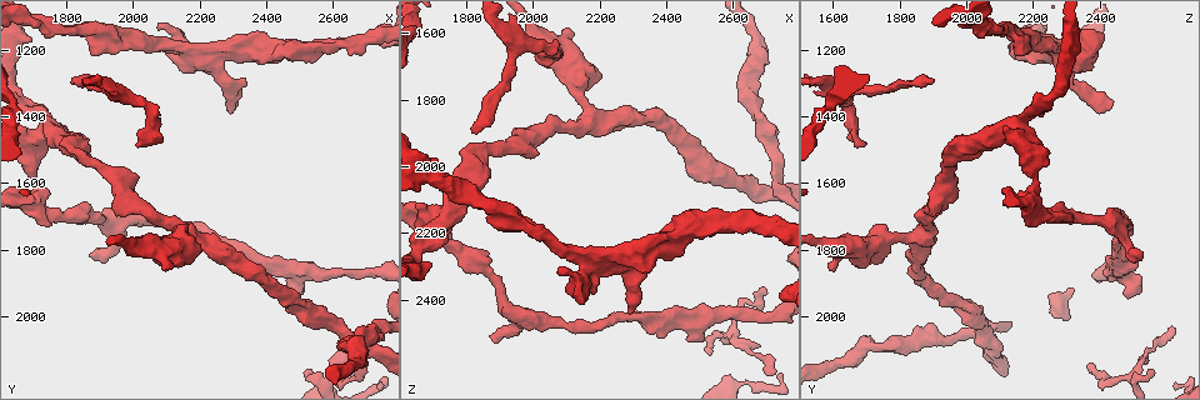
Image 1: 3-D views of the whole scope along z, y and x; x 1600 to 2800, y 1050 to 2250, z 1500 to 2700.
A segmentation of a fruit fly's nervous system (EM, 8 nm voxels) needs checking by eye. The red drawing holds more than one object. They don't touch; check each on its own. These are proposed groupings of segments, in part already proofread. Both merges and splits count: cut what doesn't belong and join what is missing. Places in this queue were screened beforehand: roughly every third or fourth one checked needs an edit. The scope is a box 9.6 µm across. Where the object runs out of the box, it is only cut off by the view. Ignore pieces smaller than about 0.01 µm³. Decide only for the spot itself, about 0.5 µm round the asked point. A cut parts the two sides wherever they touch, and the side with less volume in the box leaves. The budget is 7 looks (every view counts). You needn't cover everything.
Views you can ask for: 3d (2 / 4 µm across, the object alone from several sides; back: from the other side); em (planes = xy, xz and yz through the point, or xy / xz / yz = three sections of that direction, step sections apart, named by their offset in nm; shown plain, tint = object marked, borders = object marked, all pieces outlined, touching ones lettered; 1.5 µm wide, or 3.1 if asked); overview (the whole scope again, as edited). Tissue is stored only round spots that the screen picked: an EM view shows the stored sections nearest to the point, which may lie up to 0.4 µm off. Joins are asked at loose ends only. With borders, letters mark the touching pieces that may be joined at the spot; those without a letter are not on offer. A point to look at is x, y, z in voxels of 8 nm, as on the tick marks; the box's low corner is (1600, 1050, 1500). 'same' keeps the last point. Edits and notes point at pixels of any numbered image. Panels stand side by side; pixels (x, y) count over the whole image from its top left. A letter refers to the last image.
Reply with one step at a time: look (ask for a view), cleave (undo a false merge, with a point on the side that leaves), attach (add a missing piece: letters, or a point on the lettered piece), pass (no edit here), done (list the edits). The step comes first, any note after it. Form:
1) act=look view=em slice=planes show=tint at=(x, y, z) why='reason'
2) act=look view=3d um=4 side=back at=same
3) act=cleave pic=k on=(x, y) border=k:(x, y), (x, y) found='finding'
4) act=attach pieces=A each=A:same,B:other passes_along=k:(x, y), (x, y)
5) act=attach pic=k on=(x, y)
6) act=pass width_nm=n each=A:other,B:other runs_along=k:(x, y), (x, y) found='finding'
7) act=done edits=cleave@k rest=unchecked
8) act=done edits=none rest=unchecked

act=look view=em slice=xz step=4 show=borders at=(2560, 1190, 2120) why='free end'

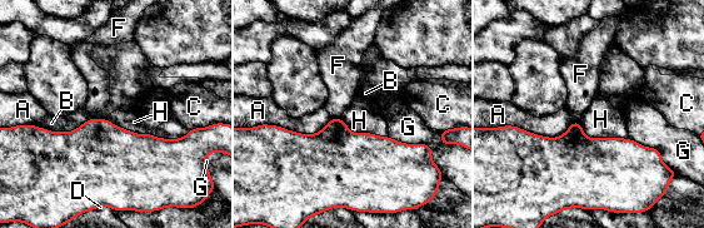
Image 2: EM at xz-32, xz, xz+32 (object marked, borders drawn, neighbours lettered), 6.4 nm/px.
act=pass each=A:other,B:other,C:other,D:other,F:other,G:other,H:other border=2:(580, 123), (588, 137), (628, 138) found='no lettered piece goes on from it'

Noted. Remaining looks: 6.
act=look view=3d um=2 at=(2530, 2160, 2560) why='tapers out'

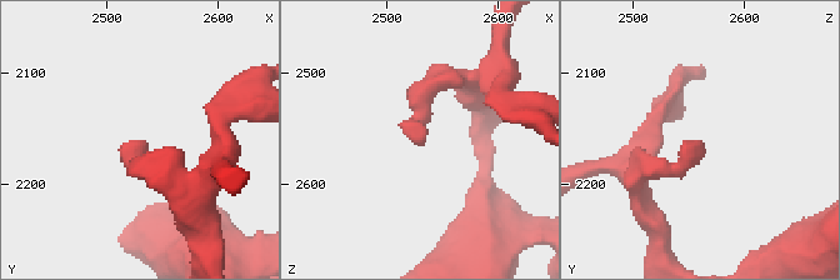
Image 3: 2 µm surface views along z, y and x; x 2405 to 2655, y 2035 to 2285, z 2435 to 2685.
act=look view=em slice=planes show=borders at=(2532, 2170, 2568)

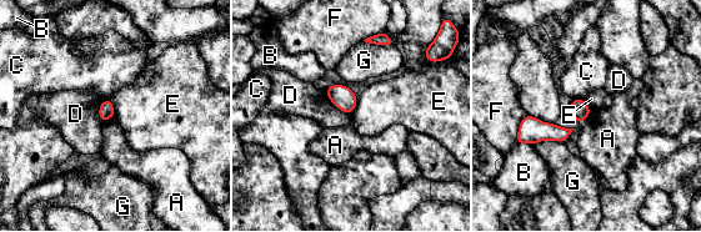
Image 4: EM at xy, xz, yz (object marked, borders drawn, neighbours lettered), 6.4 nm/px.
act=pass longest_contact=D:240nm each=A:other,B:other,C:other,D:other,E:other,F:other,G:other border=4:(324, 91), (341, 111), (350, 115) found='no lettered piece goes on from it'

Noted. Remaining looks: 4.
act=look view=3d um=4 at=(2690, 2150, 2360) why='tapers out'

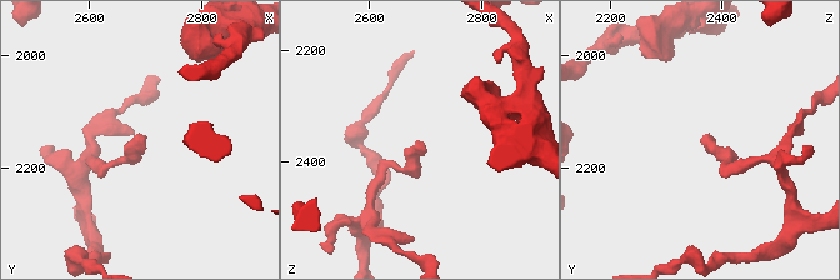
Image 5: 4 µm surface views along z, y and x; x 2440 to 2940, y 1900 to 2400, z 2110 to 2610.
act=look view=em slice=xz step=4 show=tint at=(2680, 2155, 2365) why='shape alone is not enough'

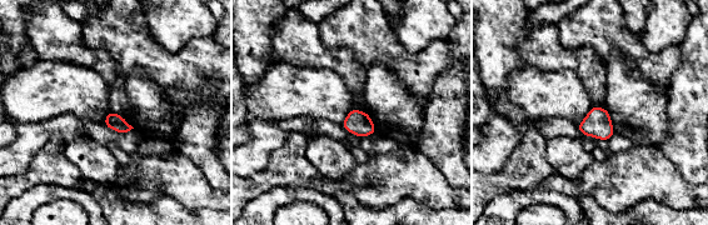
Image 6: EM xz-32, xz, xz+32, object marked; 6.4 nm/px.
act=look view=em slice=planes show=borders at=same why='cut it another way'

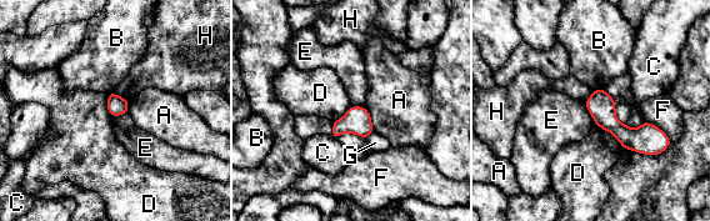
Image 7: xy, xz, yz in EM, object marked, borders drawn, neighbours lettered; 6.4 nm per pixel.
act=pass longest_contact=D:240nm each=A:other,B:other,C:other,D:other,E:other,F:other,G:other,H:other border=7:(595, 124), (606, 130), (623, 147) found='none of them fits'

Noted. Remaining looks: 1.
act=done edits=none rest=unchecked

